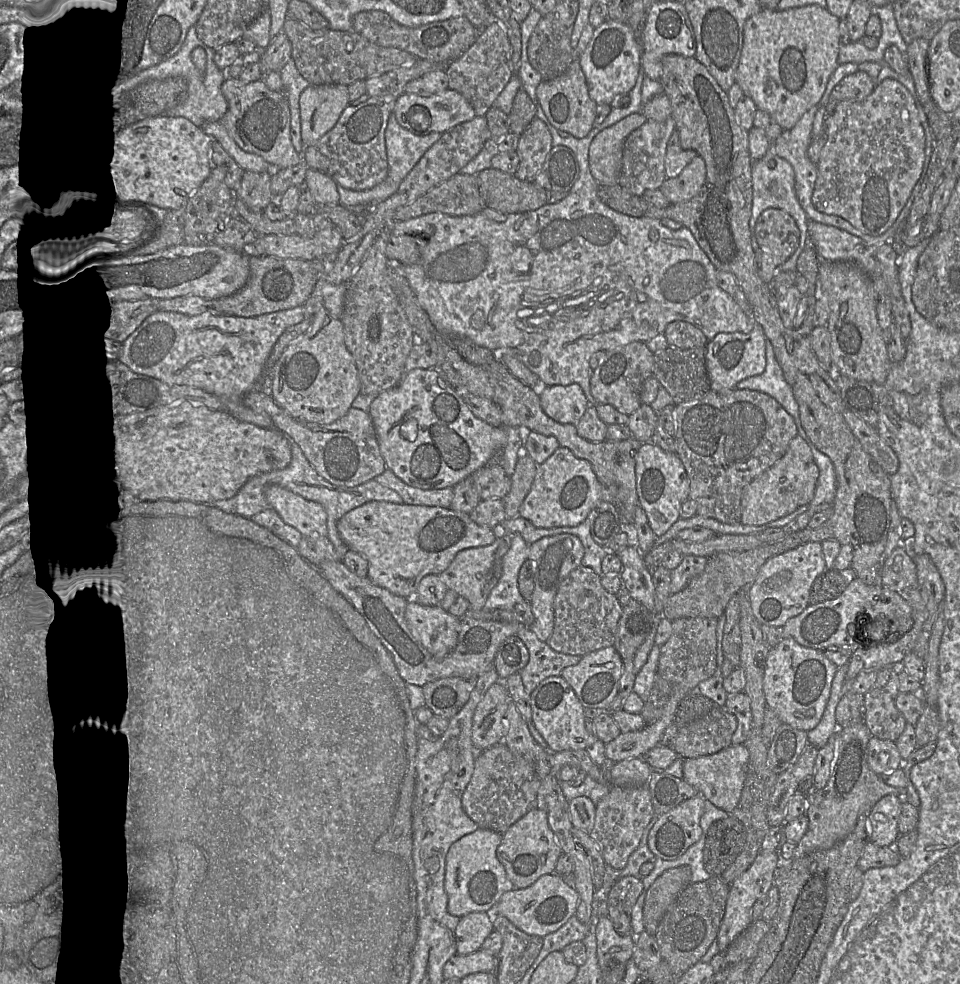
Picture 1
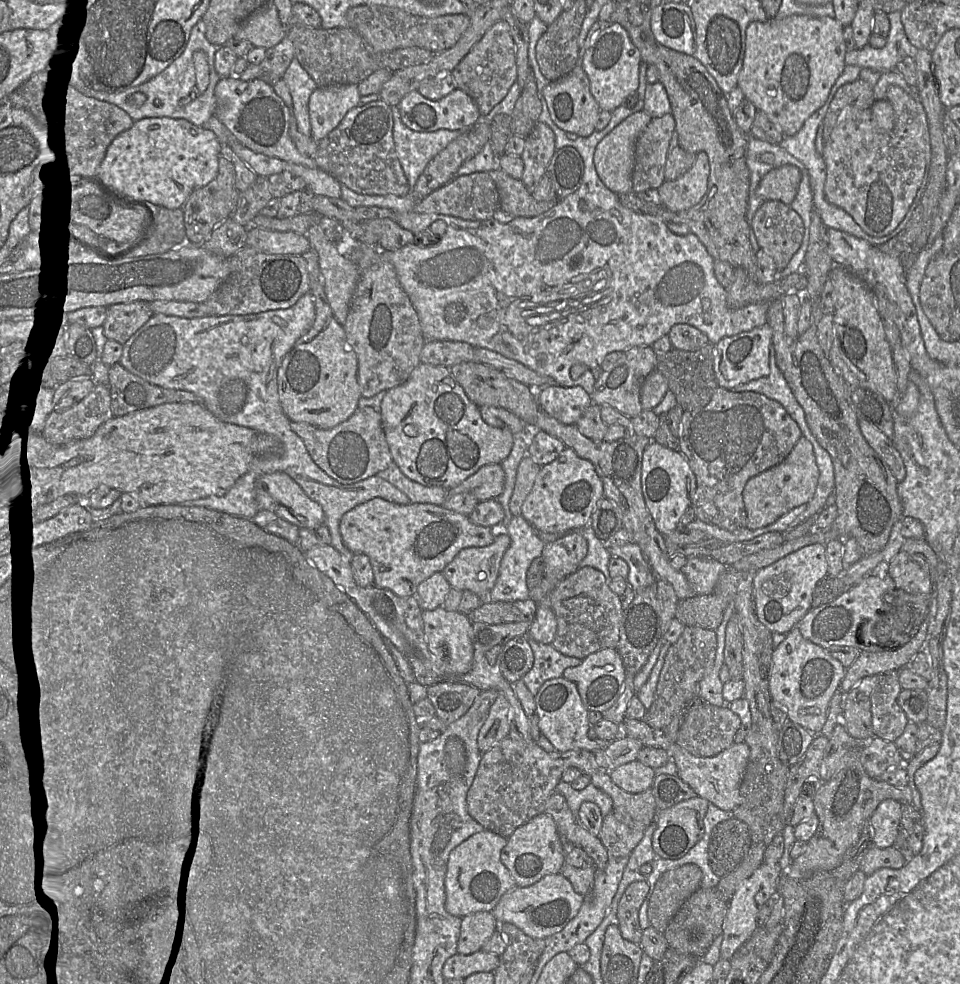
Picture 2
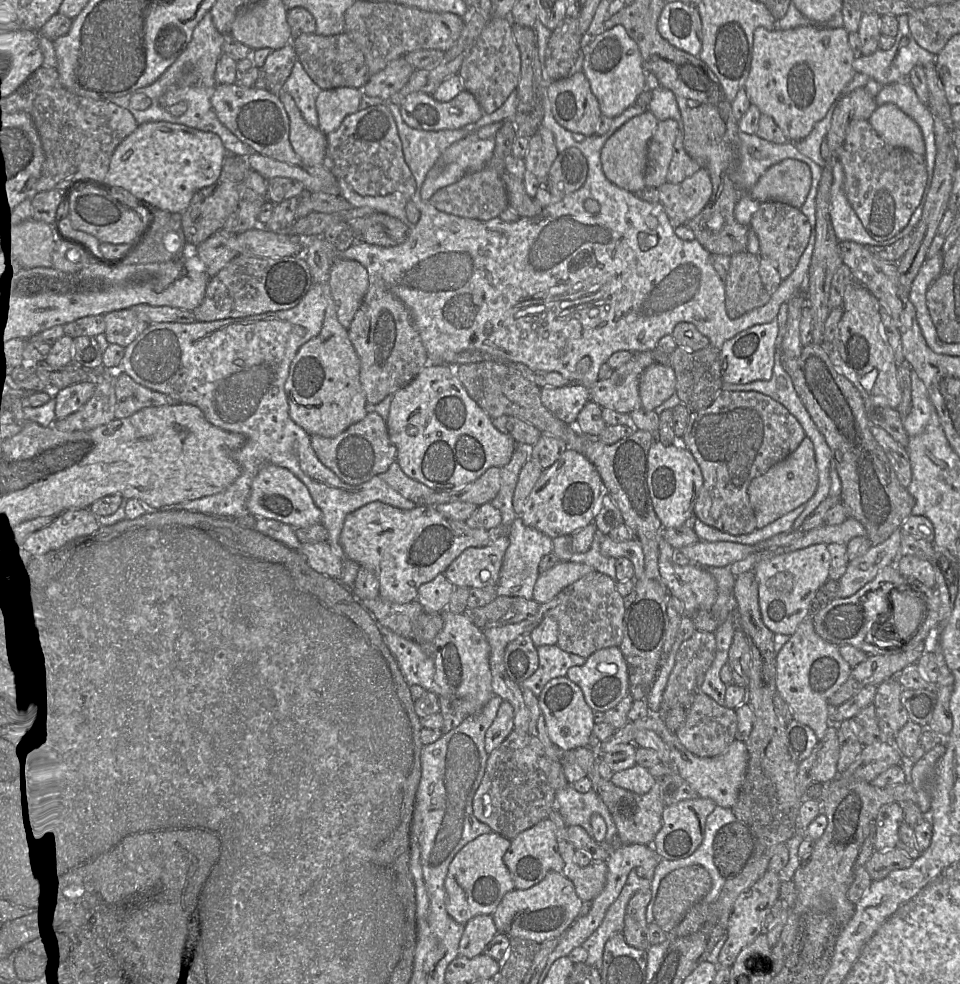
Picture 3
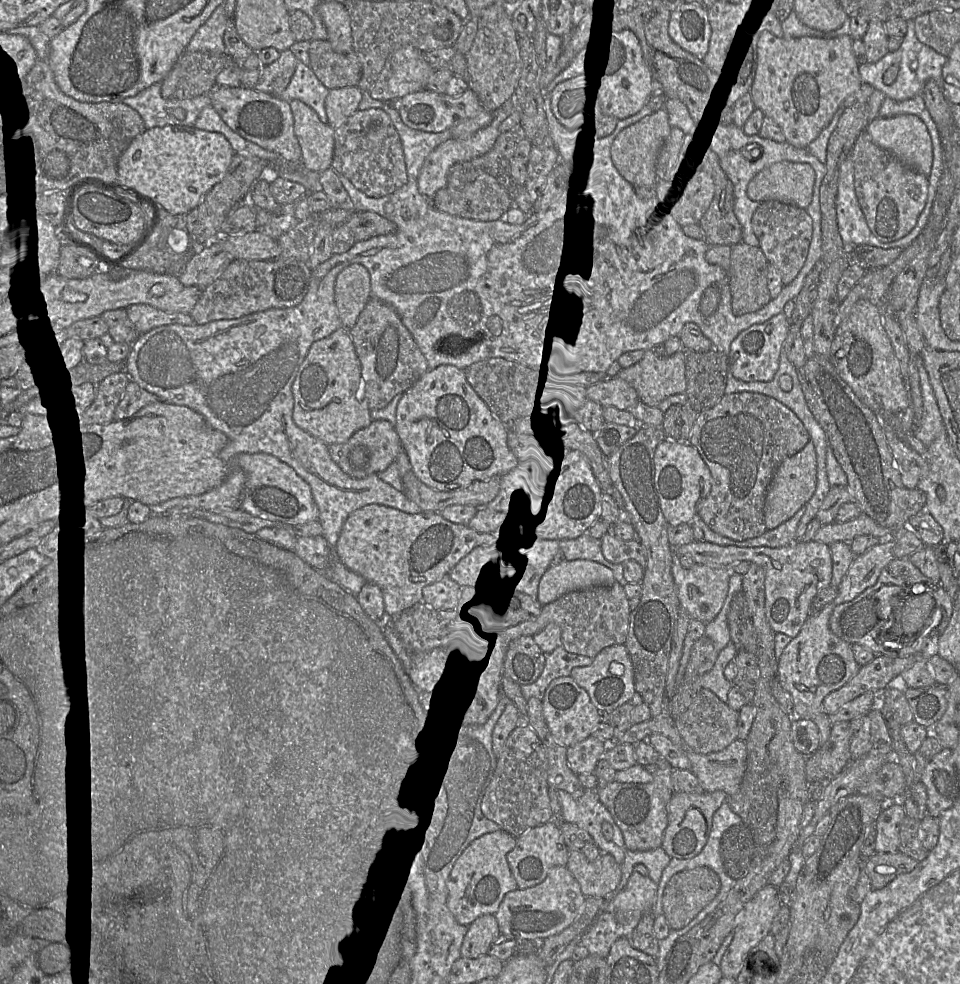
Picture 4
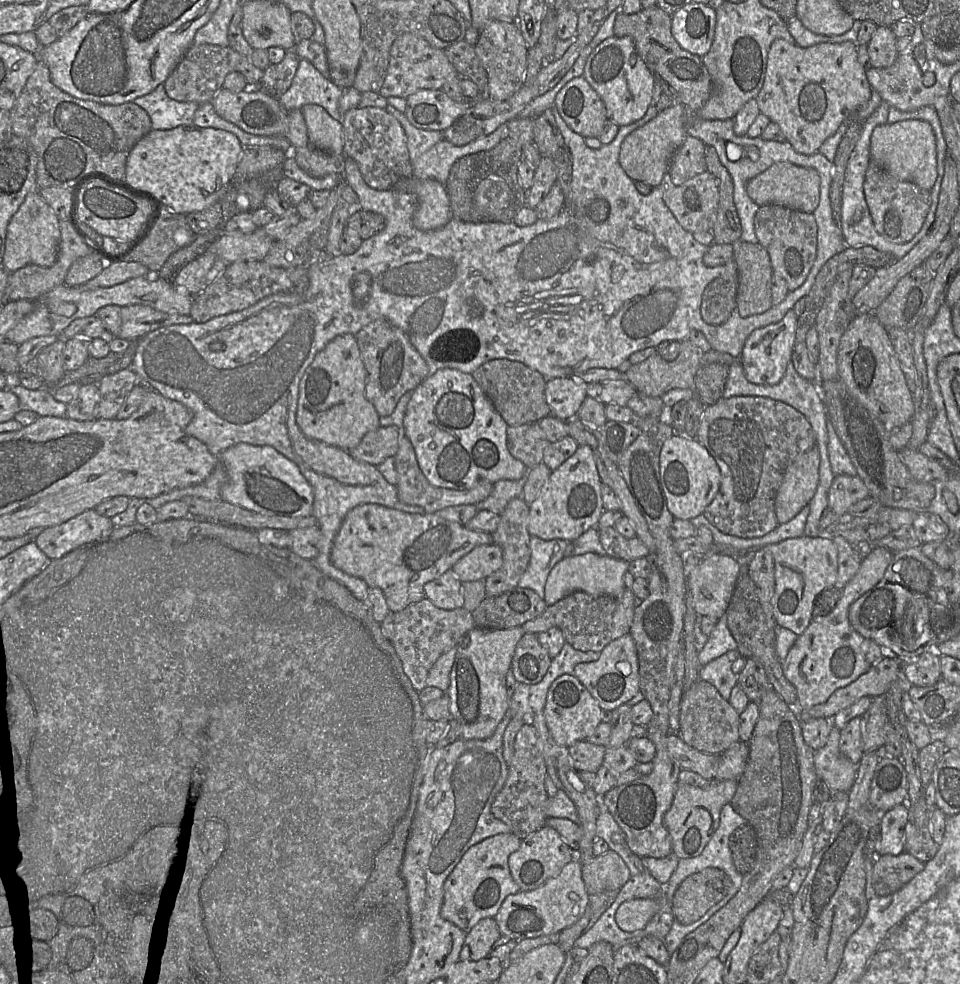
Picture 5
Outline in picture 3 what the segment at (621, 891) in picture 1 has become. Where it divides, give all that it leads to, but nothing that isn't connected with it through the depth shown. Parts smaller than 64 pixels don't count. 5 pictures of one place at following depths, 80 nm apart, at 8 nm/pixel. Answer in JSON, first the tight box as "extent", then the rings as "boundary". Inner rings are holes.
{"extent":[622,889,651,950],"boundary":[[[643,889],[631,898],[626,909],[622,933],[627,944],[639,950],[648,950],[651,946],[647,939],[649,924],[646,920],[650,899],[651,889]]]}

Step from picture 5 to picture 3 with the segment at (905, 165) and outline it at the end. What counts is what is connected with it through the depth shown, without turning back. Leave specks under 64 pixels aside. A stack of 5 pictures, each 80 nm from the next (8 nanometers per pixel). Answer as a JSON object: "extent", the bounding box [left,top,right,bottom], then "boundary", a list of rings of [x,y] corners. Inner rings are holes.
{"extent":[869,106,925,157],"boundary":[[[877,106],[869,123],[887,144],[925,157],[925,143],[919,126],[897,106]]]}

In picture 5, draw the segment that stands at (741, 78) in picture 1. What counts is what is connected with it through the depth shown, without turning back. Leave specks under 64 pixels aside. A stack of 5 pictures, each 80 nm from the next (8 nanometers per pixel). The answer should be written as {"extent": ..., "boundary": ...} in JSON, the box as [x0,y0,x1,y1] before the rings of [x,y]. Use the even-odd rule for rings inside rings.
{"extent":[756,39,872,154],"boundary":[[[784,39],[772,42],[767,59],[763,86],[756,96],[760,113],[777,123],[786,140],[801,154],[815,154],[823,142],[850,120],[871,98],[872,88],[857,57],[856,44],[822,42],[809,47],[791,44]]]}

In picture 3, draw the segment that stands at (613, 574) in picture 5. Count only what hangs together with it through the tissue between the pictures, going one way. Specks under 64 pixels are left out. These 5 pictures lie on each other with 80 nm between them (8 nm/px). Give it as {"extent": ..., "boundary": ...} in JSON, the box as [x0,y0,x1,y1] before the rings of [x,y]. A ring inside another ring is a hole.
{"extent":[533,561,595,604],"boundary":[[[560,561],[539,575],[534,586],[533,599],[539,604],[546,603],[592,571],[595,571],[594,568],[586,564]]]}

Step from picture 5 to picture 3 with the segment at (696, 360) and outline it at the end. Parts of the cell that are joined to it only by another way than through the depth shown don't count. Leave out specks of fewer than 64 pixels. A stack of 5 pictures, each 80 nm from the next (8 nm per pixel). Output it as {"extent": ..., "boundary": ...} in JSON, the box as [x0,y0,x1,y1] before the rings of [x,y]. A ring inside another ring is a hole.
{"extent":[639,362,676,410],"boundary":[[[657,362],[647,367],[639,379],[639,397],[645,410],[654,410],[674,395],[676,377],[672,367]]]}

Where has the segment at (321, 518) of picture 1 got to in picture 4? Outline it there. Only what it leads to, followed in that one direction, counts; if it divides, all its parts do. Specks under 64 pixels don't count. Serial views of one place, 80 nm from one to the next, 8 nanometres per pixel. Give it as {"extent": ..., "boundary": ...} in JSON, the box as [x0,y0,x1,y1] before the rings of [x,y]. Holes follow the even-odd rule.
{"extent":[235,453,319,525],"boundary":[[[242,453],[236,456],[235,462],[246,474],[240,509],[281,525],[301,525],[318,520],[319,510],[311,488],[292,467],[266,453]]]}

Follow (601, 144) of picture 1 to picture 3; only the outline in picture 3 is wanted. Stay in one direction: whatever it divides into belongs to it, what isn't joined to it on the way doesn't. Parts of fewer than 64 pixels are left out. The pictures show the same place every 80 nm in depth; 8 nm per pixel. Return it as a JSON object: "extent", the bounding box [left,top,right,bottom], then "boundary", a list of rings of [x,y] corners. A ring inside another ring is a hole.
{"extent":[601,111,659,193],"boundary":[[[649,111],[640,114],[620,127],[603,146],[601,151],[602,169],[607,179],[626,191],[635,193],[643,189],[649,142],[659,120]]]}

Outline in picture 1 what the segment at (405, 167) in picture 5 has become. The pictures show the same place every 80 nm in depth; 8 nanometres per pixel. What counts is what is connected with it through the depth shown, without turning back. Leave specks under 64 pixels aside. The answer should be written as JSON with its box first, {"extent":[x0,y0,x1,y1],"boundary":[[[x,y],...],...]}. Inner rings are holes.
{"extent":[302,96,396,190],"boundary":[[[372,96],[360,104],[349,104],[332,129],[315,143],[304,147],[302,154],[305,164],[309,168],[324,172],[332,177],[337,184],[351,190],[366,190],[381,183],[388,175],[385,129],[396,99],[393,96]]]}

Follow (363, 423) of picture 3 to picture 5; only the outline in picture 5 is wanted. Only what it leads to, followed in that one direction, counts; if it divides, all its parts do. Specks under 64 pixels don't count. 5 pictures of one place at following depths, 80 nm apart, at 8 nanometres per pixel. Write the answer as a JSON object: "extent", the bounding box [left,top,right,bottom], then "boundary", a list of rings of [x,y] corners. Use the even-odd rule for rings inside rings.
{"extent":[347,426,403,466],"boundary":[[[379,426],[368,432],[355,448],[347,451],[358,461],[378,466],[396,455],[402,433],[403,429],[397,426]]]}

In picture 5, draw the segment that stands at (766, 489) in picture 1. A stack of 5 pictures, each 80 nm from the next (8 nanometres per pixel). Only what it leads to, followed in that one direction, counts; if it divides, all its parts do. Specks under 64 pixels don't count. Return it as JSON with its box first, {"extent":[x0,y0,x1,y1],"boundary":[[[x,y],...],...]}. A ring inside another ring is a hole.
{"extent":[775,446,820,525],"boundary":[[[814,446],[787,468],[775,497],[779,525],[792,520],[809,504],[818,486],[819,467],[820,453]]]}

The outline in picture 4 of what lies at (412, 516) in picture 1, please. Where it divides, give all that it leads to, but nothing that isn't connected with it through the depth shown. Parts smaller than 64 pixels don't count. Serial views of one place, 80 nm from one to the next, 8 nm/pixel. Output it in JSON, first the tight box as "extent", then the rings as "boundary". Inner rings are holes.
{"extent":[335,504,497,618],"boundary":[[[369,504],[353,511],[345,520],[340,532],[335,554],[351,571],[361,575],[366,582],[377,585],[382,592],[387,618],[394,618],[422,601],[422,590],[449,574],[450,570],[473,548],[487,546],[497,540],[490,532],[476,531],[467,525],[444,519],[439,512],[408,514],[379,504]]]}

